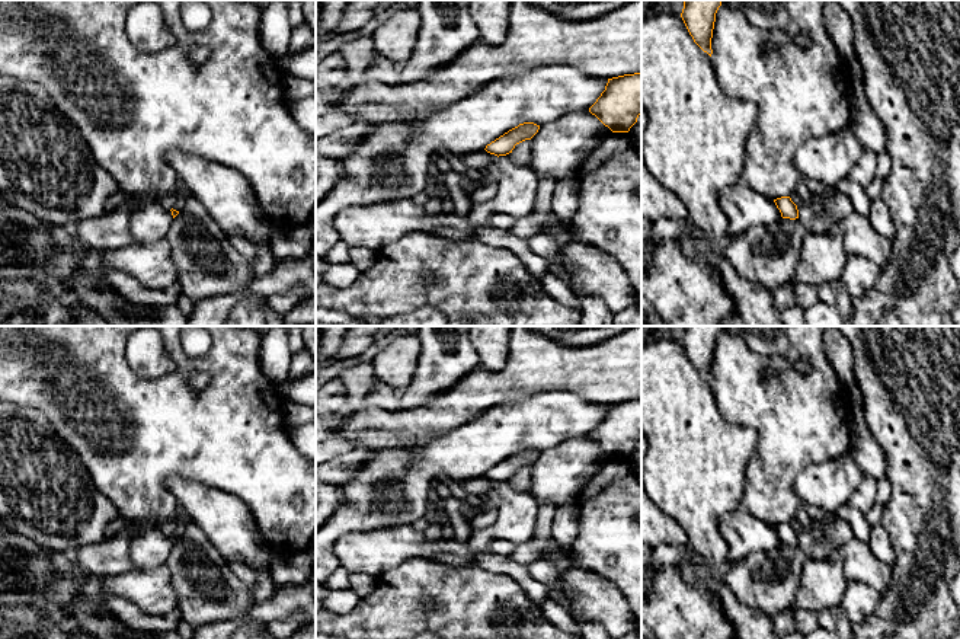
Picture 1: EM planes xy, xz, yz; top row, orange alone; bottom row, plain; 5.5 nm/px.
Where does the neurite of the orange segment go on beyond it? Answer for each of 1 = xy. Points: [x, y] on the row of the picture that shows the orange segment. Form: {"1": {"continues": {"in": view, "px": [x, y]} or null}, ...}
{"1": {"continues": null}}

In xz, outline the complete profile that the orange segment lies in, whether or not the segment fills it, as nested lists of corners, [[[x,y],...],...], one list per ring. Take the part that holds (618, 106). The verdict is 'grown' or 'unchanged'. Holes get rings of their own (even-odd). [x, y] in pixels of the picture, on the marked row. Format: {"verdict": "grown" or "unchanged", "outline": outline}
{"verdict": "unchanged", "outline": [[[641,73],[608,79],[589,112],[612,132],[628,132],[641,114]]]}

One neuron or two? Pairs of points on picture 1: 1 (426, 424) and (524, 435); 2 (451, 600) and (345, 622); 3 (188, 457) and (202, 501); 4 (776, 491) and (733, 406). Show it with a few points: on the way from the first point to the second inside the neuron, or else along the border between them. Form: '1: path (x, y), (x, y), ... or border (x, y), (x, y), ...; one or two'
1: border (485, 411), (448, 430), (429, 433), (422, 438); two
2: path (425, 593), (408, 593), (384, 616), (371, 619); one
3: border (165, 479), (186, 476), (227, 492); two
4: path (774, 467), (774, 438), (757, 421); one

